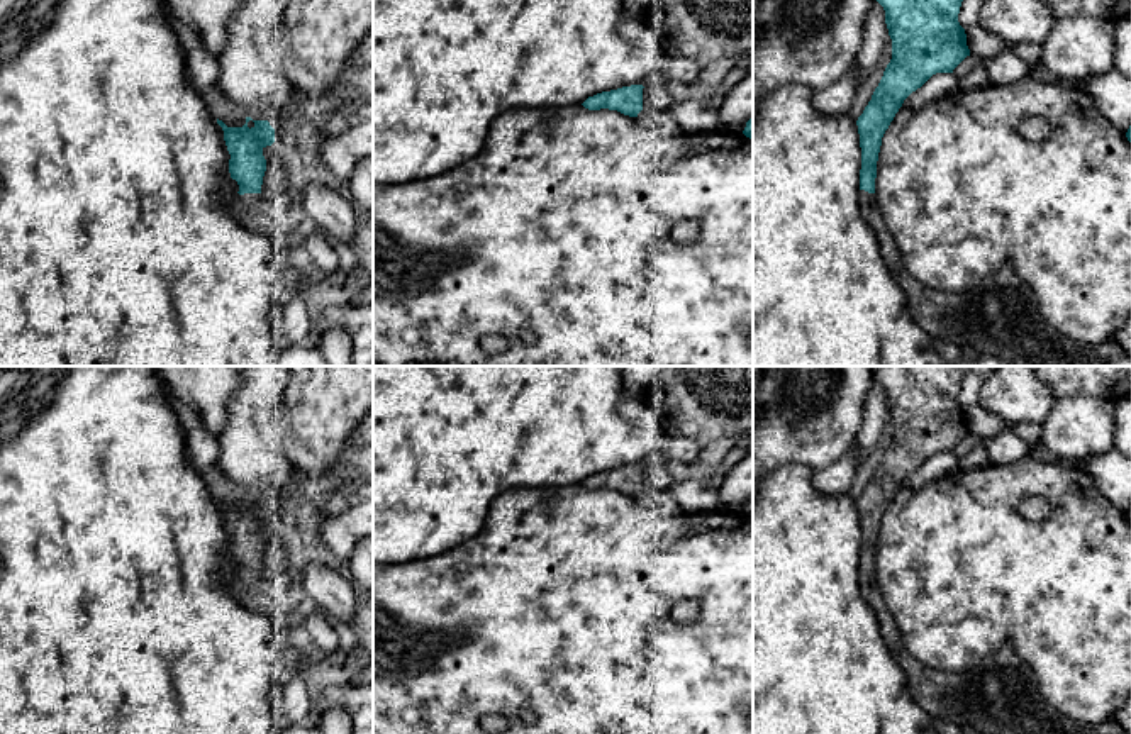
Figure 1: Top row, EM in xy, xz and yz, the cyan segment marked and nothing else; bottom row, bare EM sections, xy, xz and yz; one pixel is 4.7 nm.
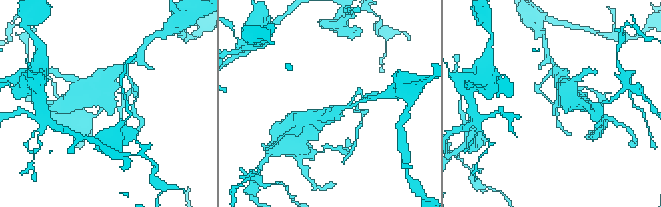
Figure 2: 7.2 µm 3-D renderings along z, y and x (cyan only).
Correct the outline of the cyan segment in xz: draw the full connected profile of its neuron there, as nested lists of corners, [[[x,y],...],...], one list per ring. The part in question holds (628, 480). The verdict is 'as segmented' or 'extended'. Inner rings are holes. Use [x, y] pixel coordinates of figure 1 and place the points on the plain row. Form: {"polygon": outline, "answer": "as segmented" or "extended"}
{"polygon": [[[643,464],[622,466],[588,476],[582,485],[588,490],[617,490],[629,497],[638,497],[643,490]]], "answer": "as segmented"}

